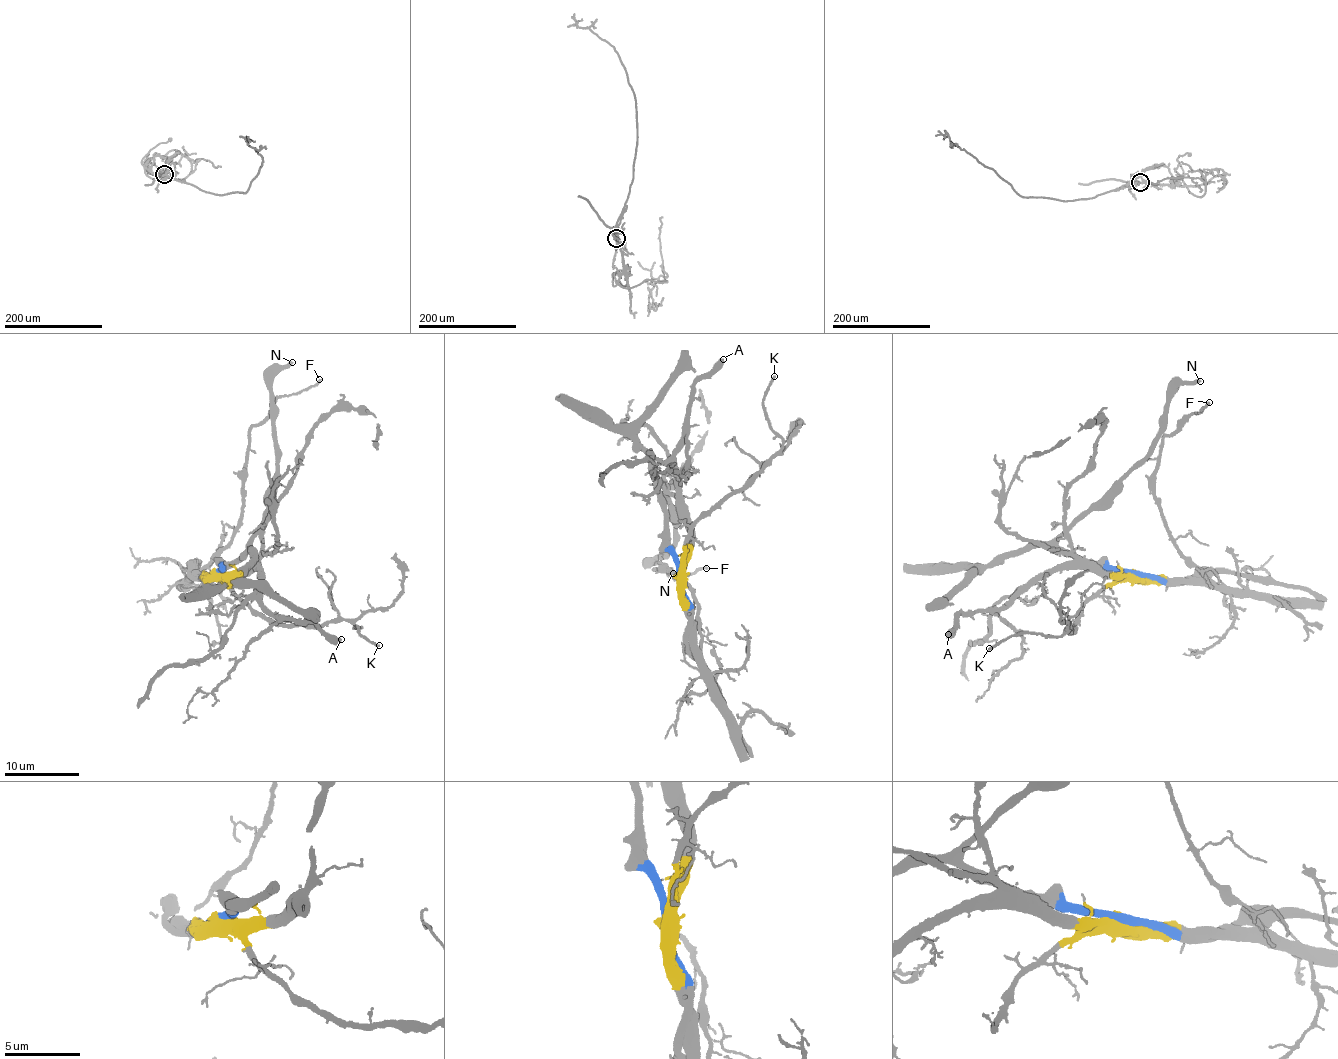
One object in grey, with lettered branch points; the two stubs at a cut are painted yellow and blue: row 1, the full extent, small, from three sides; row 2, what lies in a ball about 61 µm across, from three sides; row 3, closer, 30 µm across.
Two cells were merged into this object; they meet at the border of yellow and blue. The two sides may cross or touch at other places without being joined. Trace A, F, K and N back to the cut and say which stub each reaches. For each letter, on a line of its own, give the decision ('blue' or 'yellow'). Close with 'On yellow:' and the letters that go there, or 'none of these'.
A: yellow
F: yellow
K: yellow
N: blue
On yellow: A, F, K

